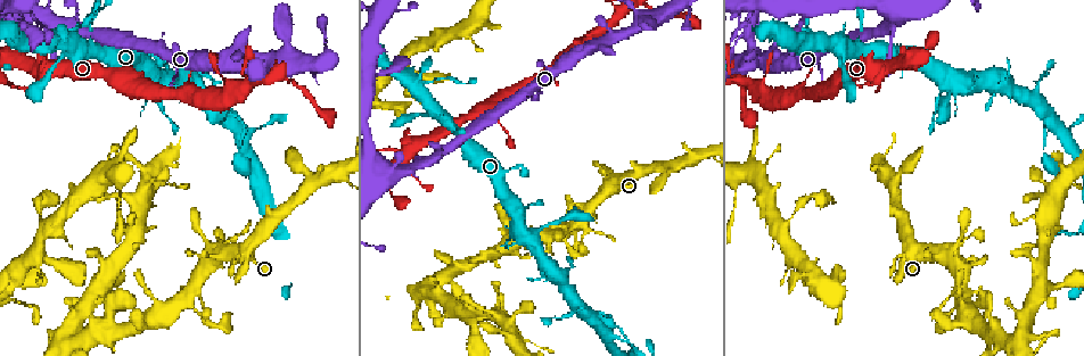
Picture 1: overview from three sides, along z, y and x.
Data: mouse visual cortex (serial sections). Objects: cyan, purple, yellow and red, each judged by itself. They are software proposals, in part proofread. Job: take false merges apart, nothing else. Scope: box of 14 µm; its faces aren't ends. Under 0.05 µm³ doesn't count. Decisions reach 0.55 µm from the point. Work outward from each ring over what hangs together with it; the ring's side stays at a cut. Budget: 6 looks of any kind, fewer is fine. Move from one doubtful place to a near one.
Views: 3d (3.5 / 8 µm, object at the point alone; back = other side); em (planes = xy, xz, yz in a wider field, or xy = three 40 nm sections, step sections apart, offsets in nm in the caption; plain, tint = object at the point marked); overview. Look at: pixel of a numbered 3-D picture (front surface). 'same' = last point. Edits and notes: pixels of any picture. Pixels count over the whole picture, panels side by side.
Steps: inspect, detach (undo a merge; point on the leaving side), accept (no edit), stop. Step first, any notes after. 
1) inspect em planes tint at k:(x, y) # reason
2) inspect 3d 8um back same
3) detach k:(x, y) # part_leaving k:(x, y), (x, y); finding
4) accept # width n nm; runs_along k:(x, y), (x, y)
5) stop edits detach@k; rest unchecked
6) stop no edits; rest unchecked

inspect 3d 3.5um at 1:(945, 250) # looks like a crossing

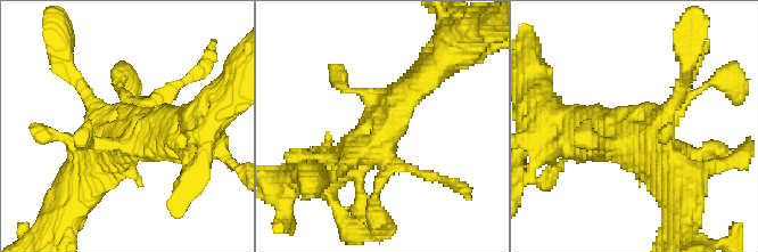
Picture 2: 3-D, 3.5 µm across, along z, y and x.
inspect em xy step 3 tint at 2:(134, 118) # shape alone is not enough

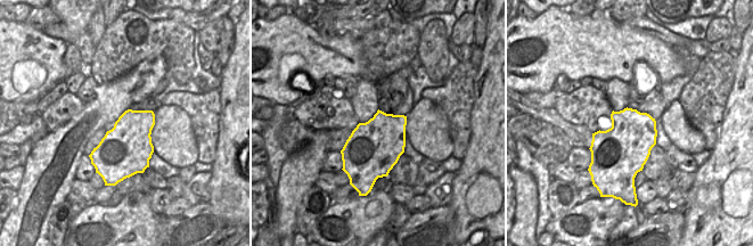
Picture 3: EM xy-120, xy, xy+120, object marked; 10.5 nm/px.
accept # runs_along 2:(148, 130), (95, 162), (64, 211); all the same cell

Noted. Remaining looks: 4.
inspect 3d 3.5um at 1:(509, 327) # looks like a crossing

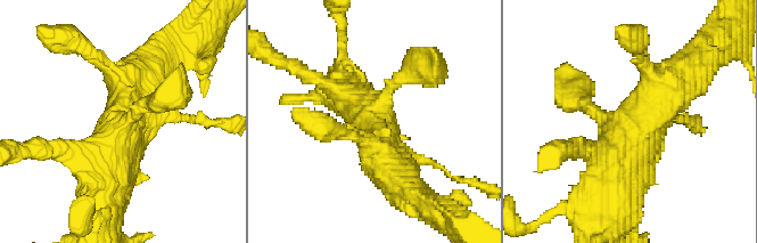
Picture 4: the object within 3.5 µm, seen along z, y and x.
inspect em xy step 1 plain at 4:(629, 141)

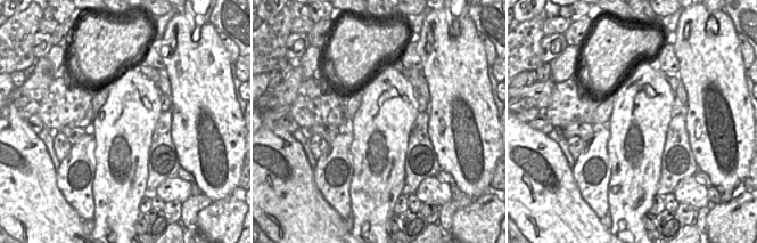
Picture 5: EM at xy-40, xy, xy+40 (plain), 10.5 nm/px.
inspect em xy step 1 tint same

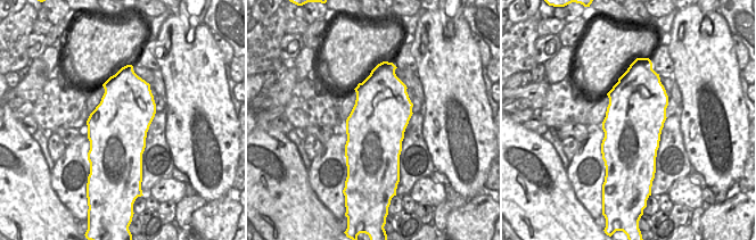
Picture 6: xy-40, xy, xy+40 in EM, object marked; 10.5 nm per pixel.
accept # width 600 nm; runs_along 4:(602, 233), (623, 148), (663, 103); one cell here

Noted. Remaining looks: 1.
stop no edits; rest unchecked

